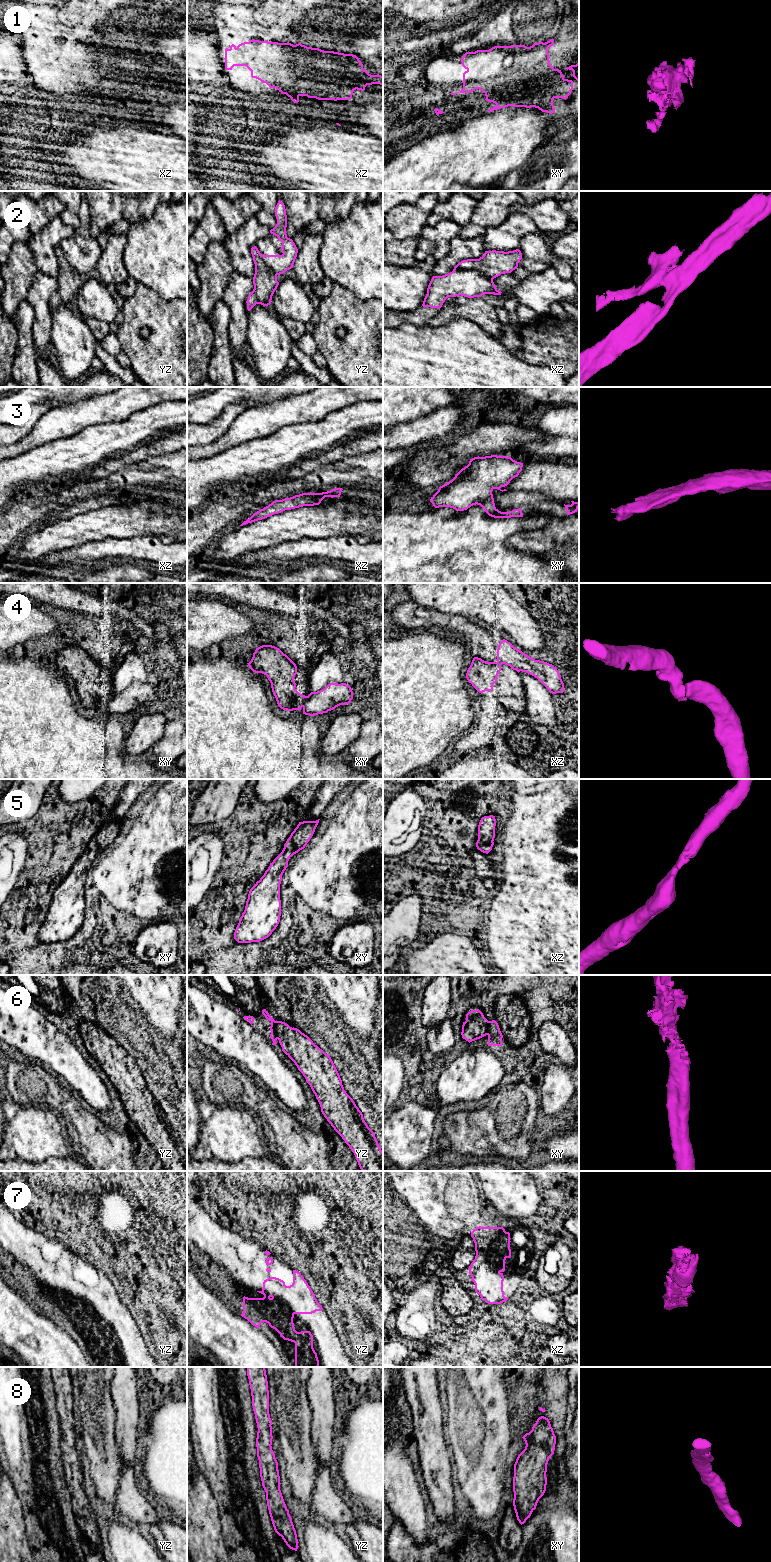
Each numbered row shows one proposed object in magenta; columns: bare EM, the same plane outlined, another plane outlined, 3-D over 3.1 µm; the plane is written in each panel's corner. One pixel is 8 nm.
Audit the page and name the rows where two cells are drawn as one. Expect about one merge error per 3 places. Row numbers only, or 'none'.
2, 4, 6, 7

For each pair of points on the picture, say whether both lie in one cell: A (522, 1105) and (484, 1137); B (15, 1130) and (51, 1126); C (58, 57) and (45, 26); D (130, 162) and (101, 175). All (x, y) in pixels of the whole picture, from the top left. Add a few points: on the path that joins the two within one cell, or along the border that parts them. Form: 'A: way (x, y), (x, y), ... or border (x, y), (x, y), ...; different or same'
A: way (513, 1114), (499, 1128), (493, 1130); same
B: way (24, 1130), (42, 1129); same
C: way (50, 49), (45, 44), (45, 34); same
D: way (123, 169), (108, 175); same

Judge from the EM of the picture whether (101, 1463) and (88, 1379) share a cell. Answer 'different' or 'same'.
same

